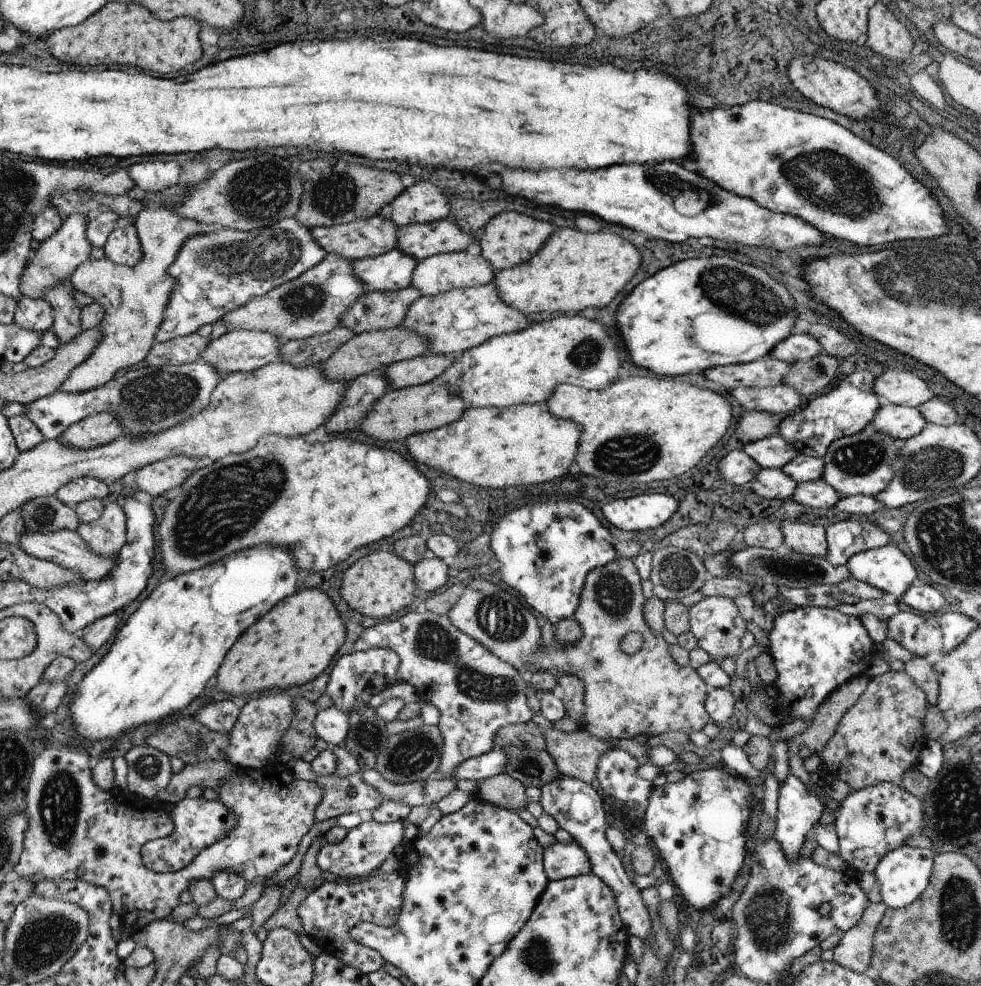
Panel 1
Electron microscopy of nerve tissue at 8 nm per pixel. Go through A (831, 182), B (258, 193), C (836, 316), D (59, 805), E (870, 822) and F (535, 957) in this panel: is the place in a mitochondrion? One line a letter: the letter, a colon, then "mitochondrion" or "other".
A: mitochondrion
B: mitochondrion
C: other
D: mitochondrion
E: other
F: mitochondrion

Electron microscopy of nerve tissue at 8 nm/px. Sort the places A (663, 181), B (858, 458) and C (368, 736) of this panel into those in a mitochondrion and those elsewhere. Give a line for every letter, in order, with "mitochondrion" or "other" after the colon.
A: mitochondrion
B: mitochondrion
C: mitochondrion

